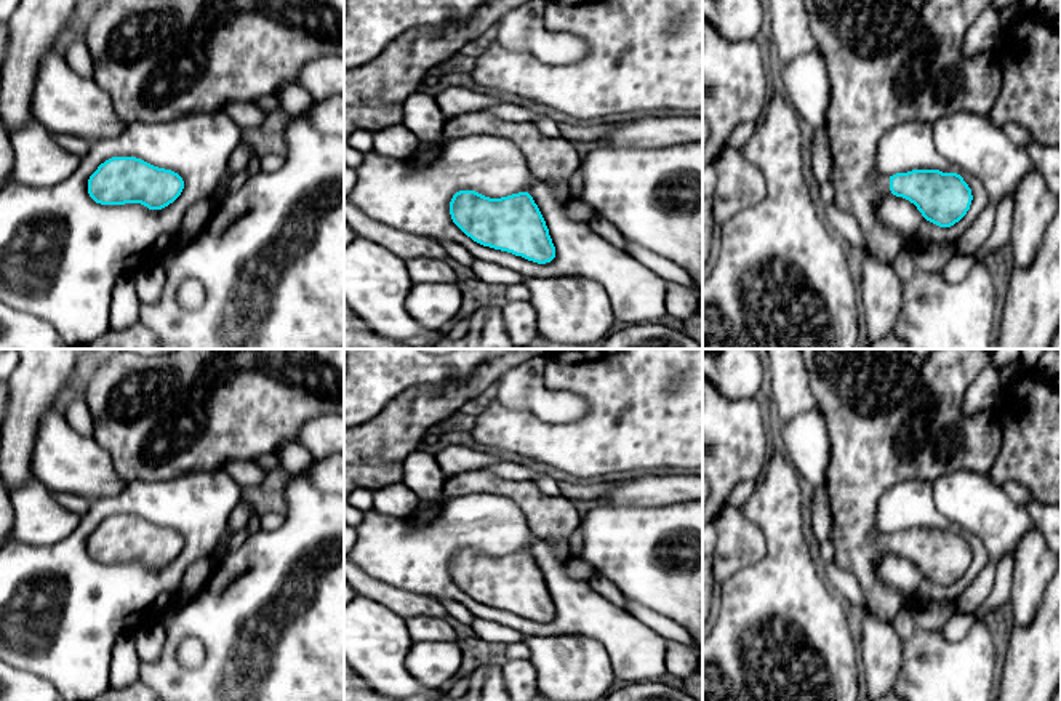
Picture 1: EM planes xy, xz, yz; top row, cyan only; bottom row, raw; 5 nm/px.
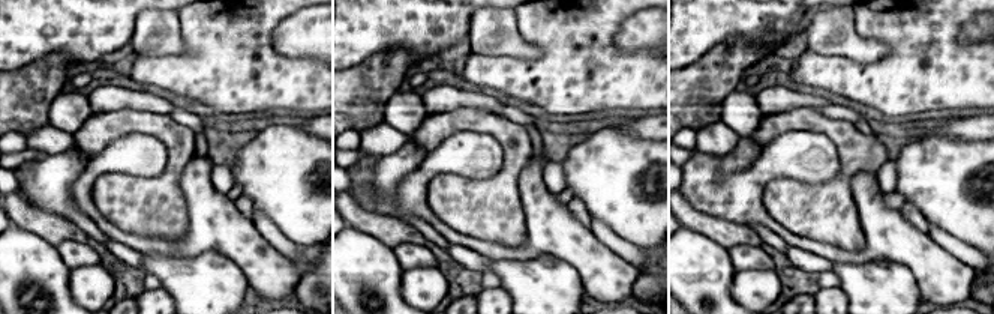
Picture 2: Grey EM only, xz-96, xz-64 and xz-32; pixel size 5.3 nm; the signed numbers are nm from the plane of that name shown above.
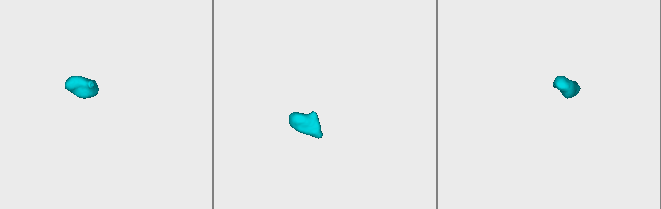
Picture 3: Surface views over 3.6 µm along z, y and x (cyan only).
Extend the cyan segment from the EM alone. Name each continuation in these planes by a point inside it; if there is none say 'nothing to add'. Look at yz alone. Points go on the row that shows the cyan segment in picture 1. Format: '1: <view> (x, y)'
1: yz (888, 61)

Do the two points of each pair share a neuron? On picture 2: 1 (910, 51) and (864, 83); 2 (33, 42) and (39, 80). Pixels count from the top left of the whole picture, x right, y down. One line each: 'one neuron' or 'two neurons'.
1: one neuron
2: two neurons

